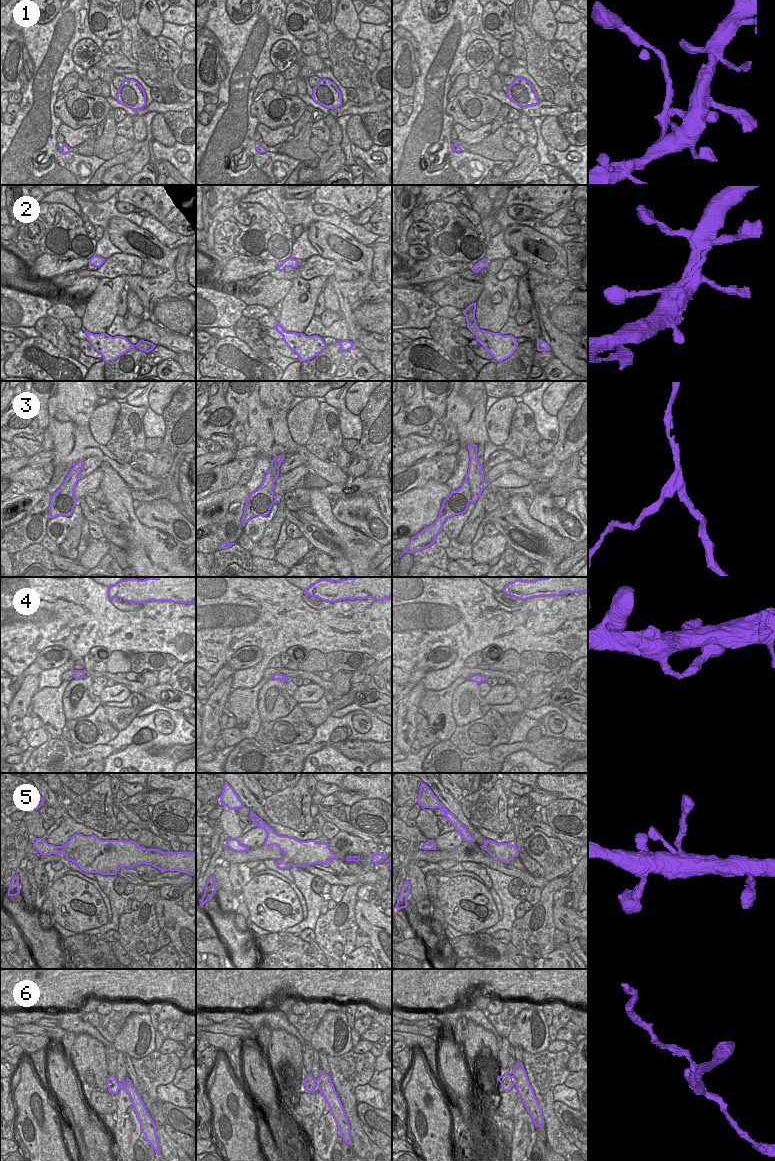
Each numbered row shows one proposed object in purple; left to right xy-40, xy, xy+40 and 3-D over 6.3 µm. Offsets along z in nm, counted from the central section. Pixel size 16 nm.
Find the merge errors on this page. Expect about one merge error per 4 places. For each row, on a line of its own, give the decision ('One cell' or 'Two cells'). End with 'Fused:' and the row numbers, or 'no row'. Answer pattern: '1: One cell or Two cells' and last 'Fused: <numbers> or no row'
1: Two cells
2: One cell
3: Two cells
4: One cell
5: One cell
6: Two cells
Fused: 1, 3, 6.

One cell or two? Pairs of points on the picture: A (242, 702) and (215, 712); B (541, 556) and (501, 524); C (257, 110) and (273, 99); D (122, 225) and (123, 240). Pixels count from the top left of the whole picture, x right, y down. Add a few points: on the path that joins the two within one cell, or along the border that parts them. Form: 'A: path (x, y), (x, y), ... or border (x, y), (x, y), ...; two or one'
A: border (232, 690), (224, 706); two
B: path (529, 552), (513, 543), (508, 536); one
C: path (261, 107), (269, 103); one
D: path (122, 229), (123, 236); one

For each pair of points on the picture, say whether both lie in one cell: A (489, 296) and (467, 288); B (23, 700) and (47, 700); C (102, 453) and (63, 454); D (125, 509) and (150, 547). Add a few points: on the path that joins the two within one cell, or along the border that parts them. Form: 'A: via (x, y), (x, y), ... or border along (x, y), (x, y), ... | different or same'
A: border along (481, 281), (482, 291), (475, 301) | different
B: border along (38, 689), (29, 703) | different
C: via (92, 450), (73, 450) | same
D: via (127, 518), (142, 538) | same

